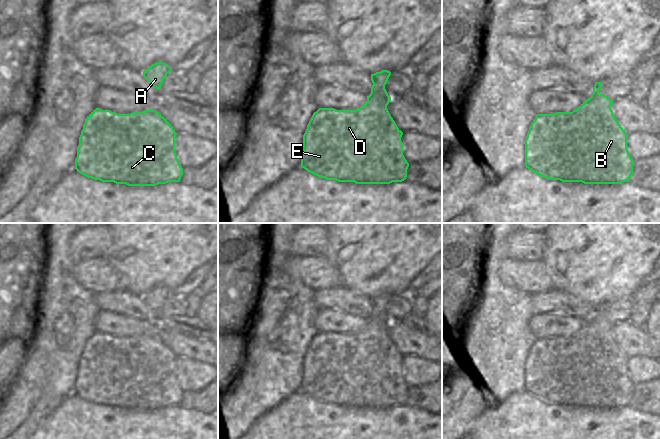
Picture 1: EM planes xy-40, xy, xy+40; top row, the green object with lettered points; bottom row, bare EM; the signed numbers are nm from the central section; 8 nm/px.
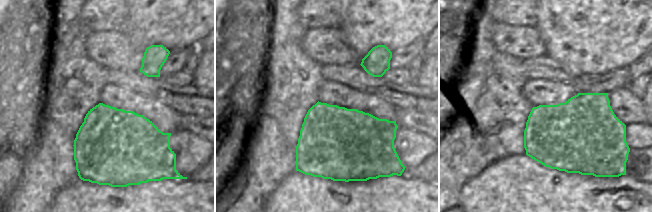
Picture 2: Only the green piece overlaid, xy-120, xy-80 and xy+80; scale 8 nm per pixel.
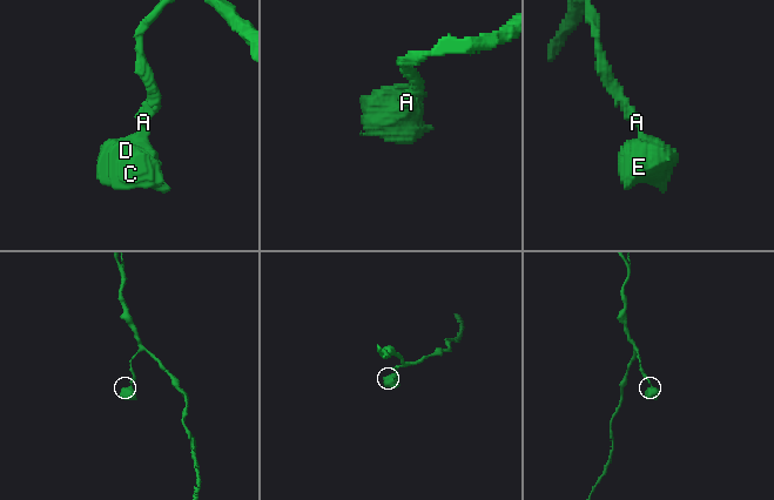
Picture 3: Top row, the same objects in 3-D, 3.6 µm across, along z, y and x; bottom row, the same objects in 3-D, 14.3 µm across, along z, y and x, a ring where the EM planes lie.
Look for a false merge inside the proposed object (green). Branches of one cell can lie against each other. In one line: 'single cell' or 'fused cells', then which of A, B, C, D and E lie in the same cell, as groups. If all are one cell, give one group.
single cell | A B C D E

